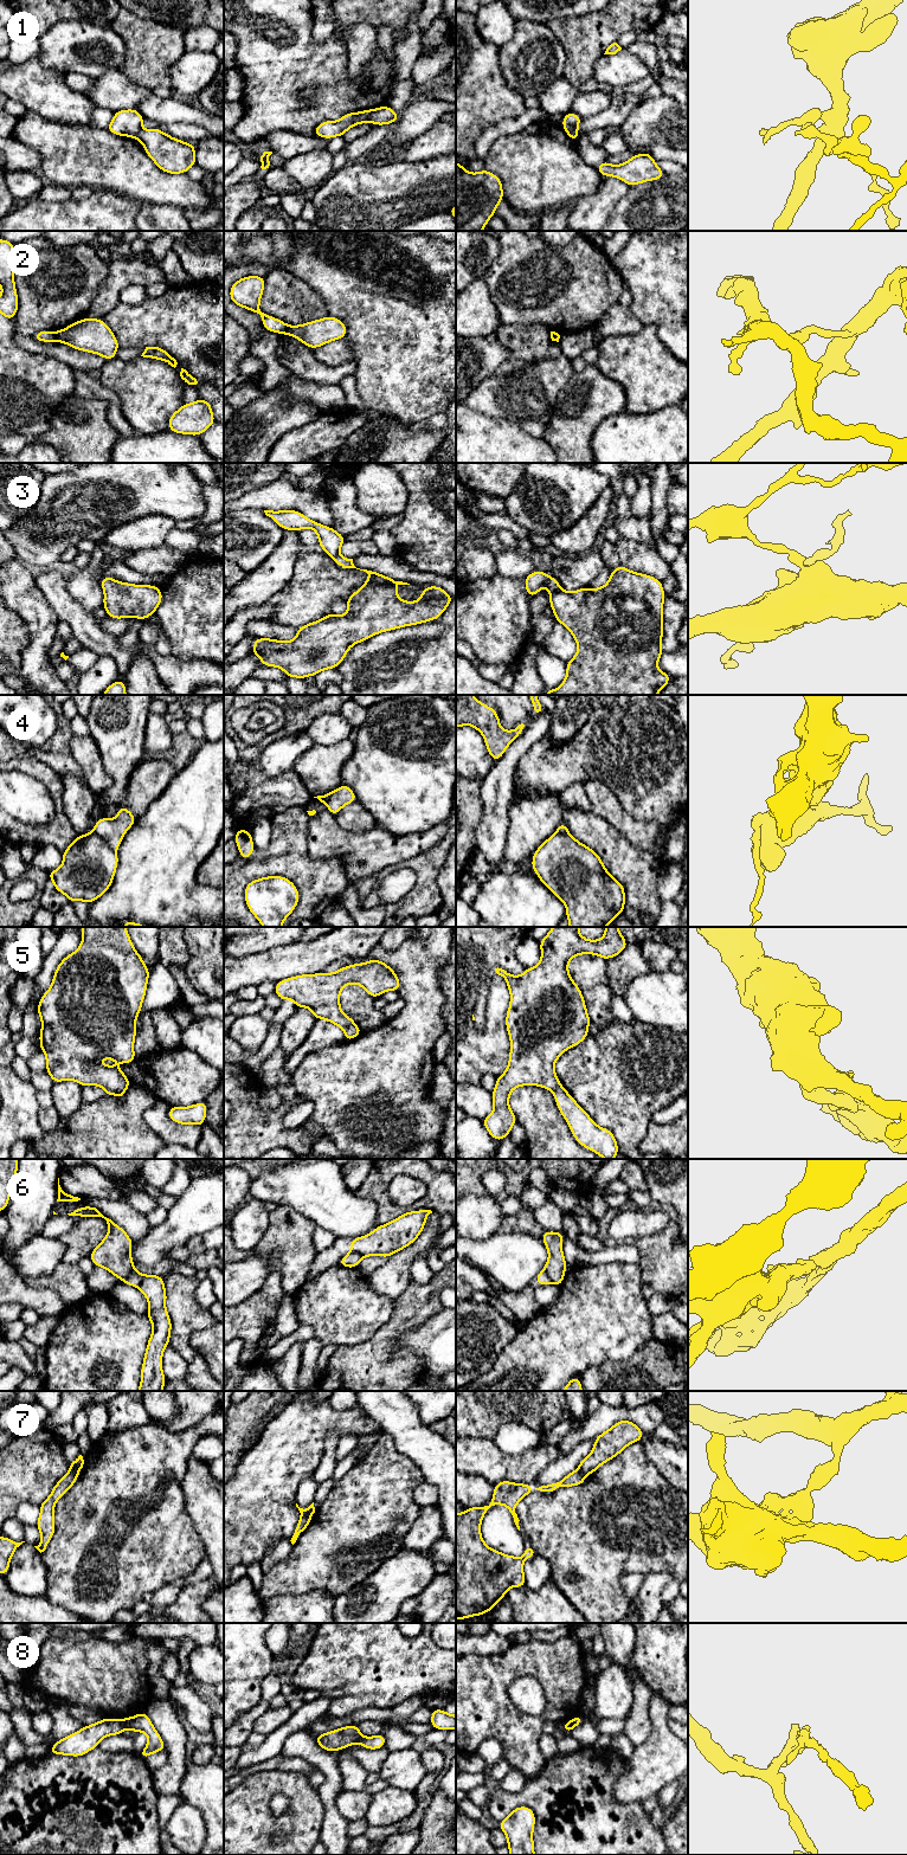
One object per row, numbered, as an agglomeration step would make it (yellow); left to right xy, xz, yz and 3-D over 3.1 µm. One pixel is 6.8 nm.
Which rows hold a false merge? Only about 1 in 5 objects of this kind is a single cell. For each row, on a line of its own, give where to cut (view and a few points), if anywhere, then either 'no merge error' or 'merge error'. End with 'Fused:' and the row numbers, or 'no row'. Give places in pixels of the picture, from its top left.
1: cut xz (372, 110), (370, 121); merge error
2: cut xy (53, 333), (56, 340); merge error
3: cut yz (550, 577), (547, 586); merge error
4: cut xy (92, 831), (115, 851); merge error
5: cut xz (355, 1024), (343, 1030); merge error
6: cut yz (544, 1269), (551, 1282); merge error
7: cut xy (70, 1469), (78, 1472); merge error
8: cut xy (122, 1719), (127, 1726); merge error
Fused: 1, 2, 3, 4, 5, 6, 7, 8

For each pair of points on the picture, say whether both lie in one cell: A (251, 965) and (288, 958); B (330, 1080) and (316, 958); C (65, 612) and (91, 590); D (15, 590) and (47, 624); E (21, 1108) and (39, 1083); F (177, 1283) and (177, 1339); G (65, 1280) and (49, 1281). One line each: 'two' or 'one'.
A: one
B: two
C: two
D: one
E: two
F: one
G: one

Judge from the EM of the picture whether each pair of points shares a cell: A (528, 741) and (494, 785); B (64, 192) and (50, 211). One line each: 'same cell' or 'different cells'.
A: same cell
B: different cells

